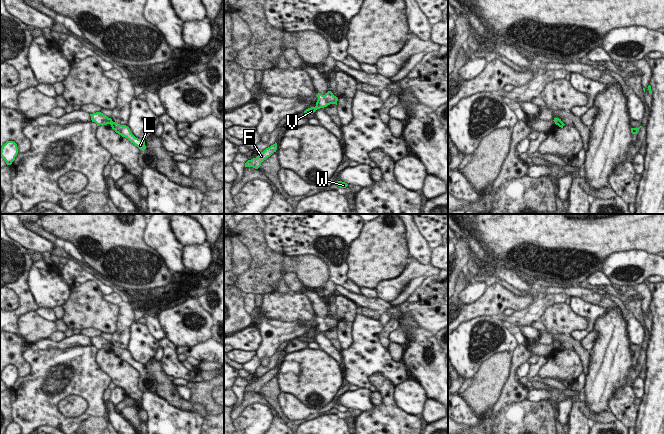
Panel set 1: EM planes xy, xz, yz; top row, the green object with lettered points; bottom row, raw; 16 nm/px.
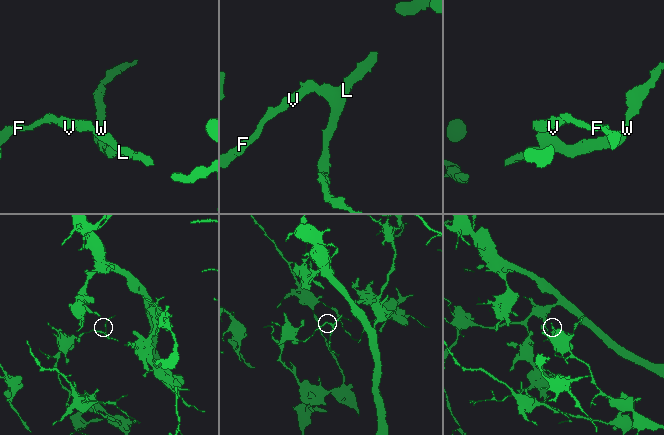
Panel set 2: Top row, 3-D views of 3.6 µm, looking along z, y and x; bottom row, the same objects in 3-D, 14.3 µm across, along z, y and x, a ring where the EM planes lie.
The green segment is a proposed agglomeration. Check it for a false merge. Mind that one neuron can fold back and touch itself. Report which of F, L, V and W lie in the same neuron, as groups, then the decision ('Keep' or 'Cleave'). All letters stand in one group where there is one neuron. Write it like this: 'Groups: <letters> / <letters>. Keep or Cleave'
Groups: F V / L W. Cleave

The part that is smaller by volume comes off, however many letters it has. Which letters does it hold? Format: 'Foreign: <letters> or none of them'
Foreign: L, W

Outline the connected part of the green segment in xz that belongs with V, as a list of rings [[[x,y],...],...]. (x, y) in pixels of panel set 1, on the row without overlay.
[[[328,315],[325,319],[318,317],[317,321],[316,330],[306,333],[304,337],[313,338],[317,333],[327,331],[330,328],[335,328],[338,325],[338,322],[334,320],[331,315]]]

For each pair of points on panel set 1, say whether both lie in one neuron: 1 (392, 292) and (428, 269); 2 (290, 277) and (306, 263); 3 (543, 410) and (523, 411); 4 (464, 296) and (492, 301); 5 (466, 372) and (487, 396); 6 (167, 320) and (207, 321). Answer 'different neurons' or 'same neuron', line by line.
1: same neuron
2: different neurons
3: same neuron
4: different neurons
5: different neurons
6: same neuron

